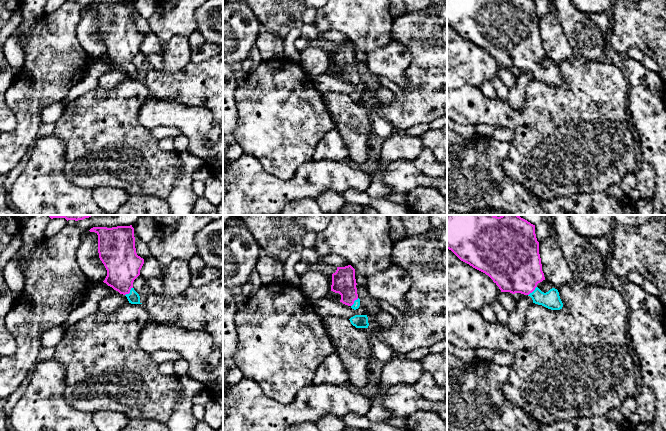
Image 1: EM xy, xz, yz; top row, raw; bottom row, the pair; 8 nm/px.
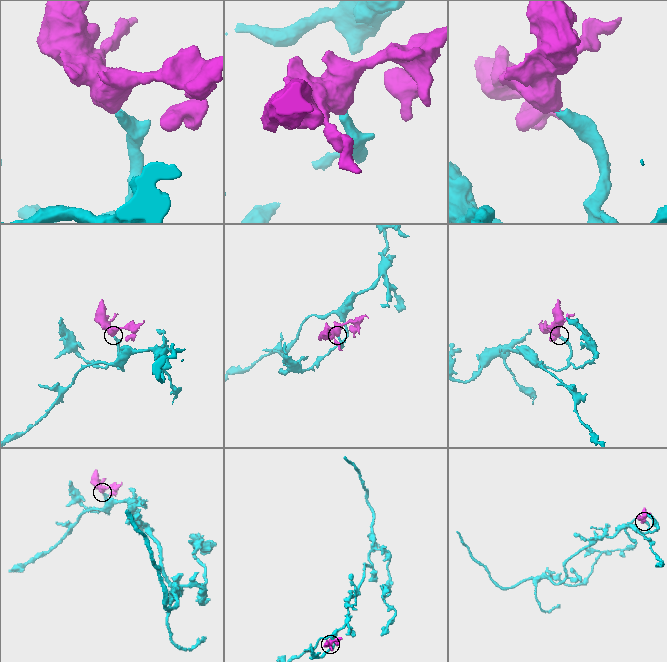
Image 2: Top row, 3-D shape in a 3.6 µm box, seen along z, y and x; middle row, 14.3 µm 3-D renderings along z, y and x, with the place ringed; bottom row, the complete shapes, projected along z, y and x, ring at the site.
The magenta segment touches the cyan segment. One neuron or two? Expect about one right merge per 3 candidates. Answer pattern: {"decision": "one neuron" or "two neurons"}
{"decision": "one neuron"}

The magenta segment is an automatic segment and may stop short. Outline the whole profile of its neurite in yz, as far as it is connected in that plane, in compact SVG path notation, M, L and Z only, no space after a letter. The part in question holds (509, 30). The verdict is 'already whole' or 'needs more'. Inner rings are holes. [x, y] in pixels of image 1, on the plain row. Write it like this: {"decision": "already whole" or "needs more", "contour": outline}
{"decision": "needs more", "contour": "M447 0L447 25L461 37L488 51L501 68L521 69L532 74L533 79L551 86L560 86L563 79L557 65L542 68L537 60L545 56L539 30L539 18L533 0Z"}

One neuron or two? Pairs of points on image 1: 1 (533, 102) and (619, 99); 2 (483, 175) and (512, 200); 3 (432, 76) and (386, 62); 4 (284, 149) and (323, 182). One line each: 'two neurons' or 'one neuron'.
1: one neuron
2: one neuron
3: two neurons
4: two neurons

